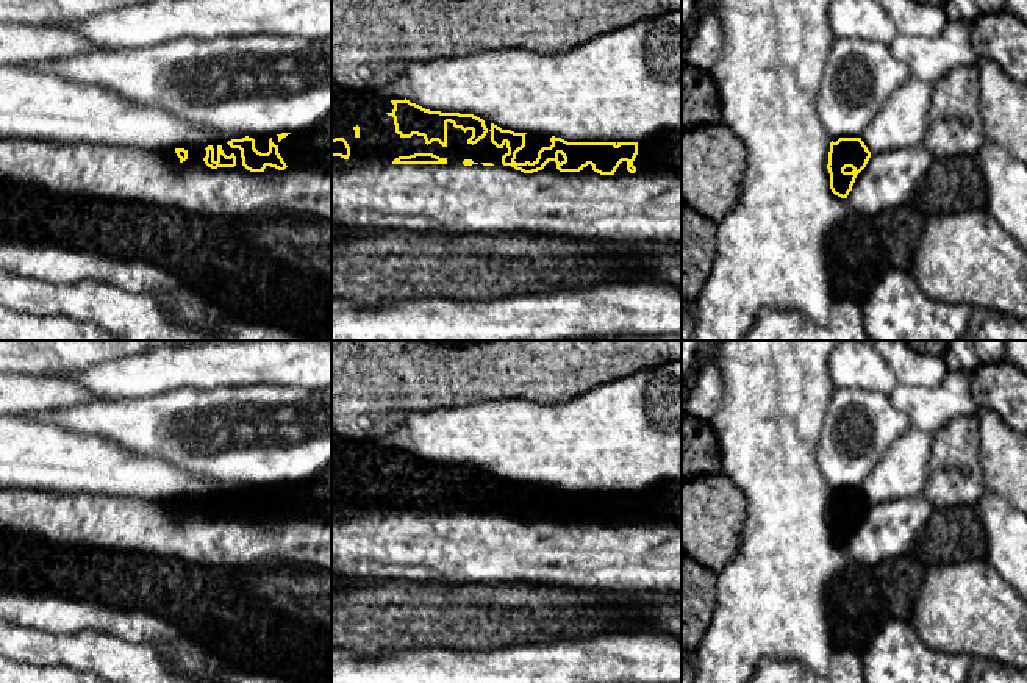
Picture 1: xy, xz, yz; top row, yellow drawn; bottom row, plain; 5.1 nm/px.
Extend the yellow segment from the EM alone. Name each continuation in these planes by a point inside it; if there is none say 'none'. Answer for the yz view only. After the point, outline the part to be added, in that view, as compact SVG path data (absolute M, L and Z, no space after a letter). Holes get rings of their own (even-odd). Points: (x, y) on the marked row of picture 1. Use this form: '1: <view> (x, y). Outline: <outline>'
none

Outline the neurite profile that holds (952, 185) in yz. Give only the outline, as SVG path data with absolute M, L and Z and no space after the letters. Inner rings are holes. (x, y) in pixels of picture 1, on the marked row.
M979 155L933 158L908 203L919 209L924 227L943 214L988 211L989 189Z

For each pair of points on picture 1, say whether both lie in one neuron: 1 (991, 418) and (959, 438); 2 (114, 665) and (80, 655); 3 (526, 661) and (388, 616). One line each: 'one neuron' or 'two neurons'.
1: two neurons
2: one neuron
3: two neurons

